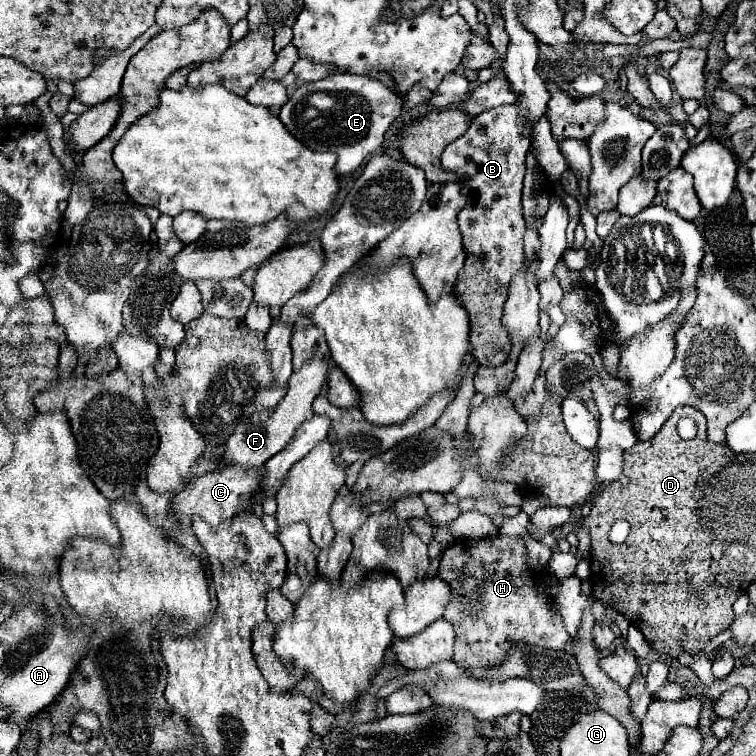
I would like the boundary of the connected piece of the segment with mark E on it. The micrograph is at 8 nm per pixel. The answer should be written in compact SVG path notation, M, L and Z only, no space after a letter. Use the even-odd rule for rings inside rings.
M335 72L323 80L299 86L293 92L293 96L287 100L287 104L281 106L279 120L305 146L319 152L325 152L325 150L335 152L339 156L337 174L343 176L343 174L355 172L369 154L381 150L383 134L393 124L393 120L401 114L401 106L403 106L401 96L397 96L385 84L371 80L367 76ZM313 92L327 92L335 96L339 100L339 106L331 110L323 110L323 112L315 110L307 102L309 94Z

